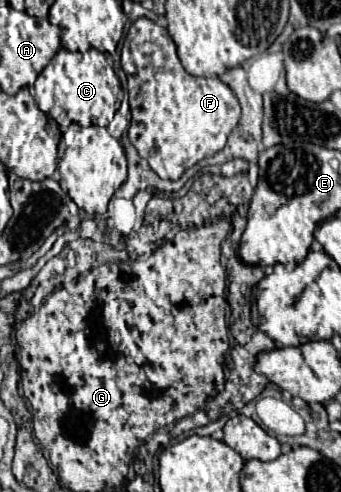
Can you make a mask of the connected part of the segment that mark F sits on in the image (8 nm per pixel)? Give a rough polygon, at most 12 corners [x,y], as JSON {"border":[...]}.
{"border":[[164,27],[122,45],[128,139],[176,181],[224,149],[240,103],[186,73]]}

